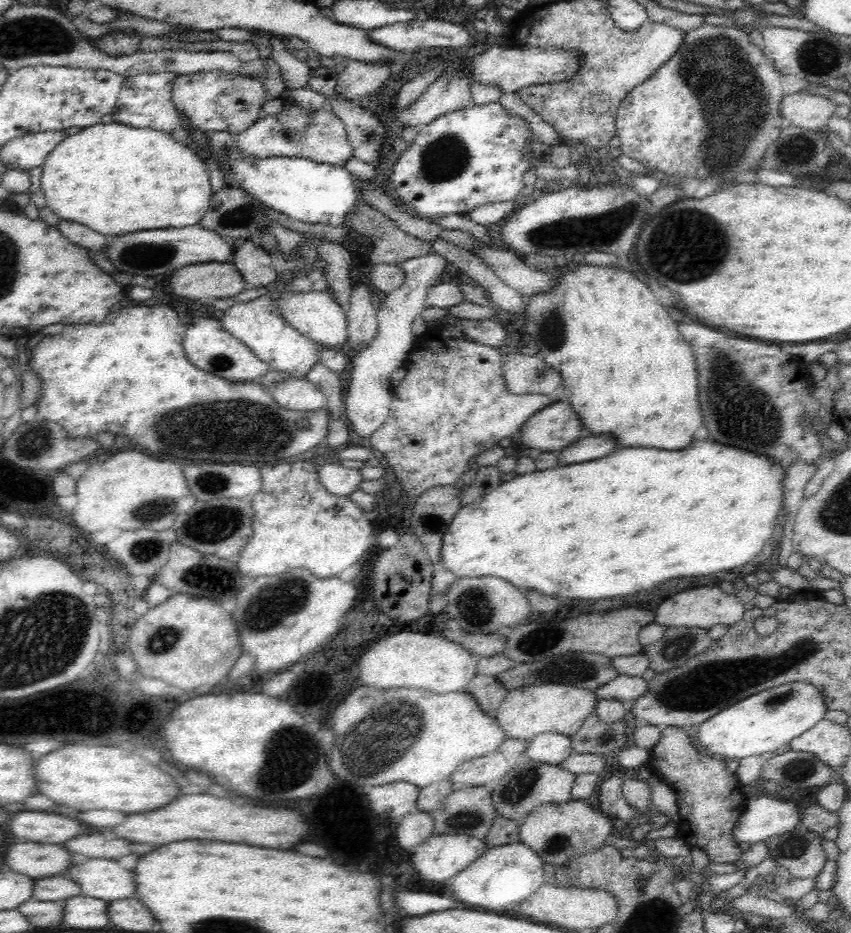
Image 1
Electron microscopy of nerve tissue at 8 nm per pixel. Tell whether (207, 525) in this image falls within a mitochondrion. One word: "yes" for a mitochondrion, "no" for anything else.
yes

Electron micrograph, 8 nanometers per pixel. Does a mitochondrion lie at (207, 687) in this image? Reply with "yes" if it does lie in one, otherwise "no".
no

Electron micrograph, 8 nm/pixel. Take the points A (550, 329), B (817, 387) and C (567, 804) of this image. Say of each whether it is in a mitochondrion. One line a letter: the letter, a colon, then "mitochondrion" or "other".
A: mitochondrion
B: other
C: other

